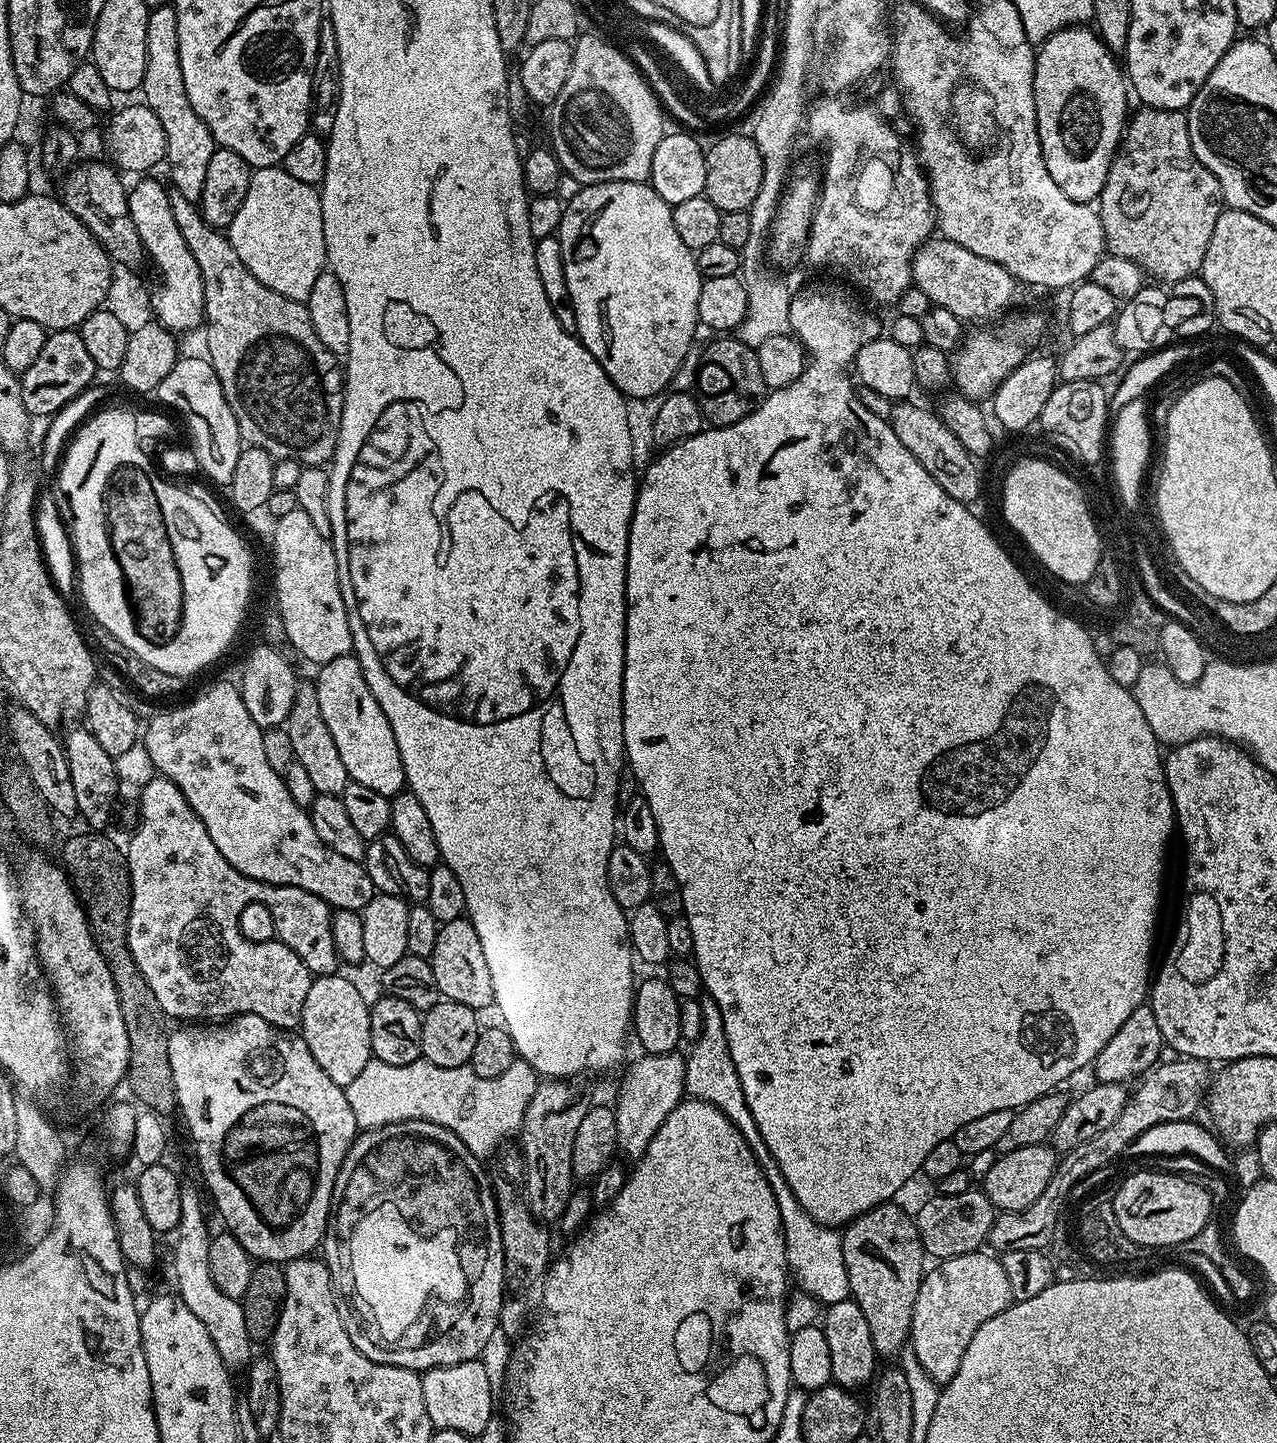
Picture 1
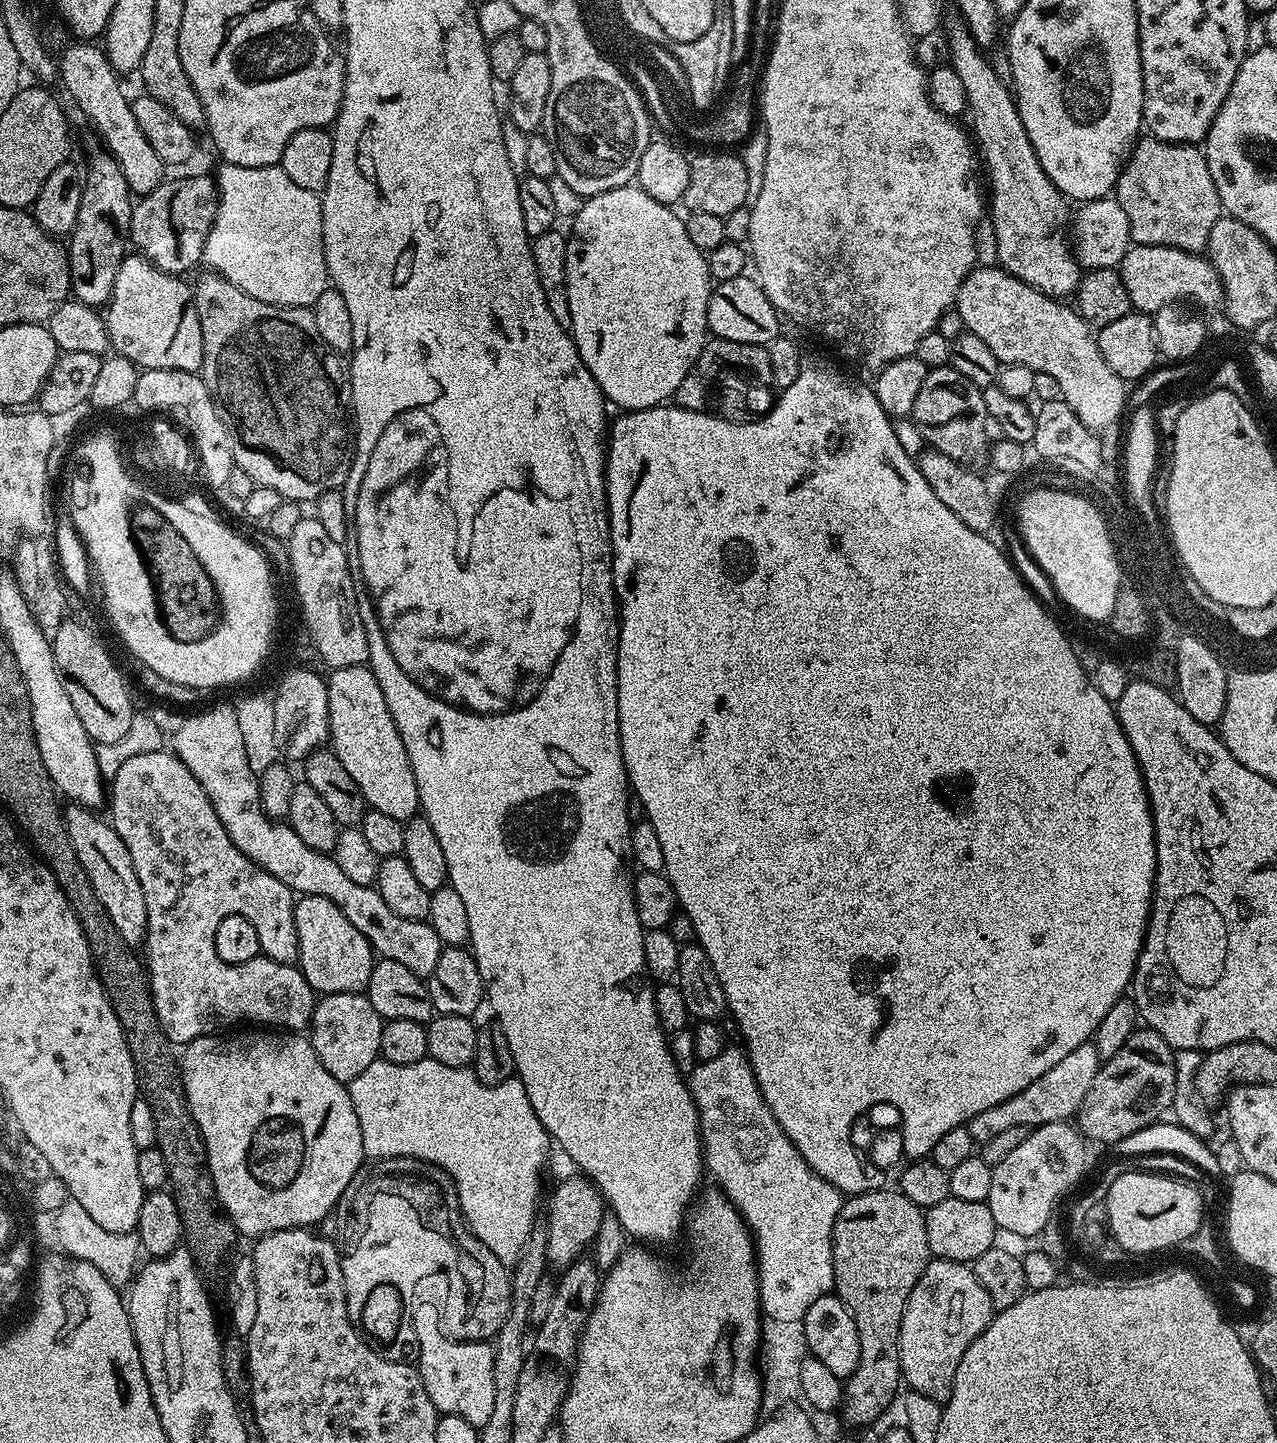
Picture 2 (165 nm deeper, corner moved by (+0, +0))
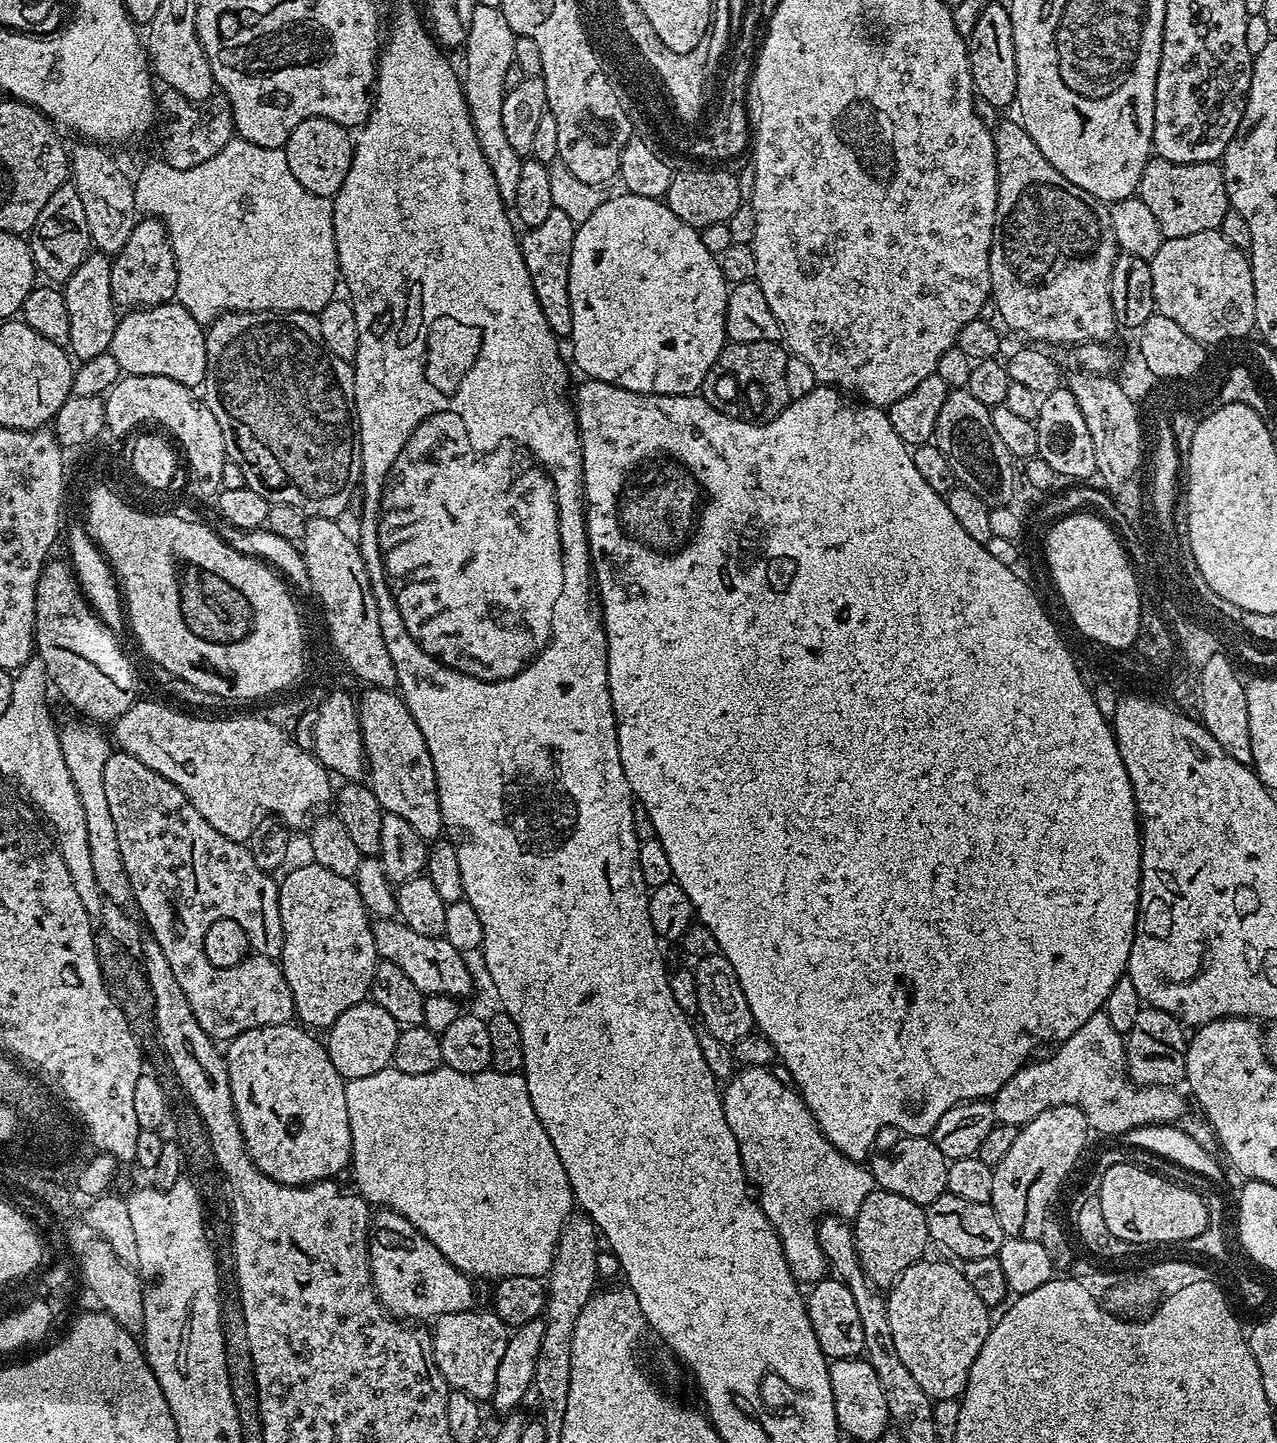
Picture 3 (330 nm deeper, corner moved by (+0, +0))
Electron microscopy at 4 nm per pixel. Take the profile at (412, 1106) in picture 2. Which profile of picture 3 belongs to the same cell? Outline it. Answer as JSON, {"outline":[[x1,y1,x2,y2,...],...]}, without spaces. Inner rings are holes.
{"outline":[[389,1066,378,1074,366,1074,366,1078,347,1081,344,1089,352,1139,350,1173,352,1172,353,1178,356,1179,355,1191,363,1196,369,1205,402,1214,406,1222,415,1226,417,1232,423,1234,438,1248,446,1262,450,1262,459,1272,465,1272,470,1278,481,1276,484,1280,499,1282,507,1280,510,1276,547,1277,556,1253,556,1244,560,1240,560,1231,563,1230,568,1217,573,1215,574,1201,570,1178,566,1178,562,1158,558,1158,558,1150,554,1150,550,1134,546,1134,542,1122,538,1122,538,1114,534,1114,528,1087,520,1072,489,1070,462,1074,458,1070,442,1066,430,1074,402,1074,397,1068]]}

